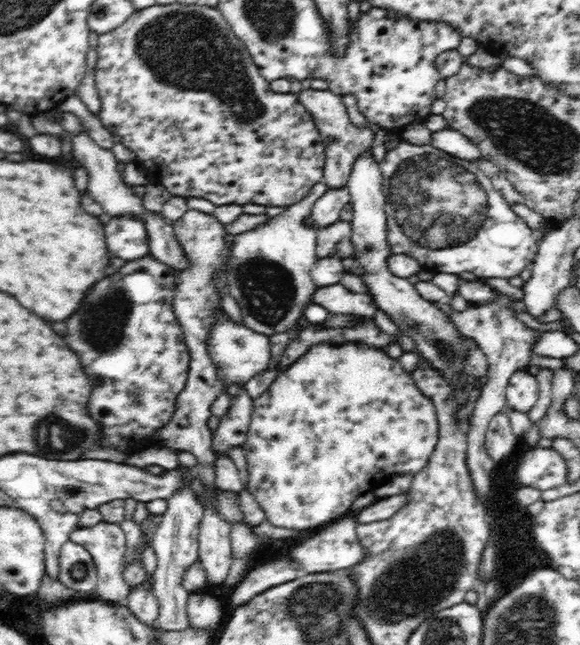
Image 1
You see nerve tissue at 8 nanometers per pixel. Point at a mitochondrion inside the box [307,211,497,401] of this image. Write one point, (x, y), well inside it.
(409, 322)

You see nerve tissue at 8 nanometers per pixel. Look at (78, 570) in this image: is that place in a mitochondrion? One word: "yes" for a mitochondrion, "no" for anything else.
yes

